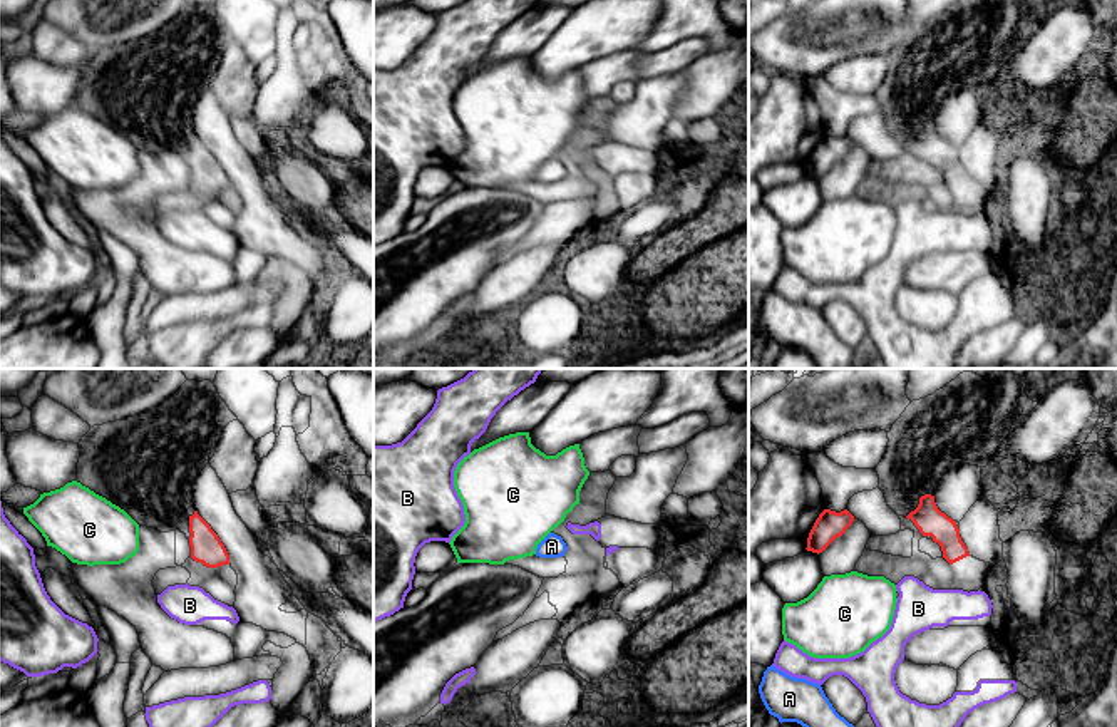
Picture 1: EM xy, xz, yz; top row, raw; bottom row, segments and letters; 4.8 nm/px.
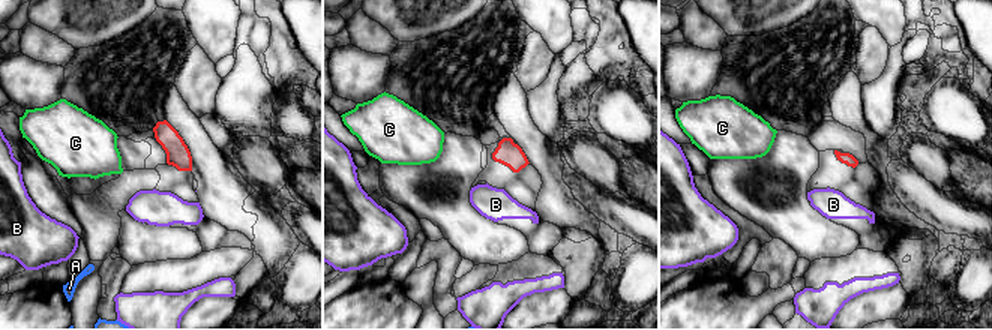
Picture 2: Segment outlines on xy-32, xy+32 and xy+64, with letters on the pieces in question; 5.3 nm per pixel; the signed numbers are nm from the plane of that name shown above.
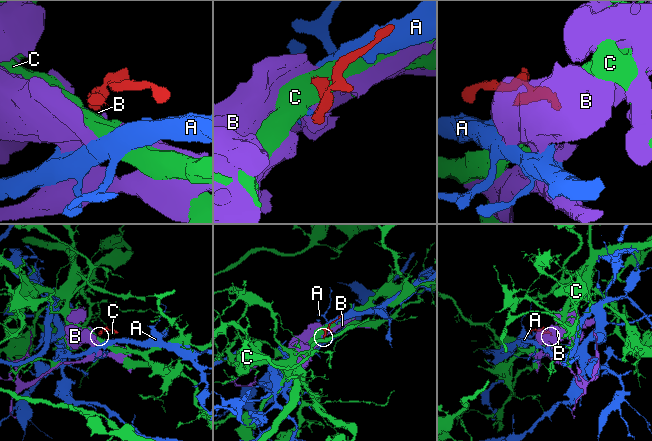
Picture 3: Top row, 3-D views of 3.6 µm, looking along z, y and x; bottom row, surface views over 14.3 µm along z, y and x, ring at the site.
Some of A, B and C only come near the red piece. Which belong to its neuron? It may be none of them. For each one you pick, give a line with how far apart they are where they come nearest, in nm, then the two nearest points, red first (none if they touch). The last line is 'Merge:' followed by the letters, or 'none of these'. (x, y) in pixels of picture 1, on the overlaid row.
Merge: none of these

